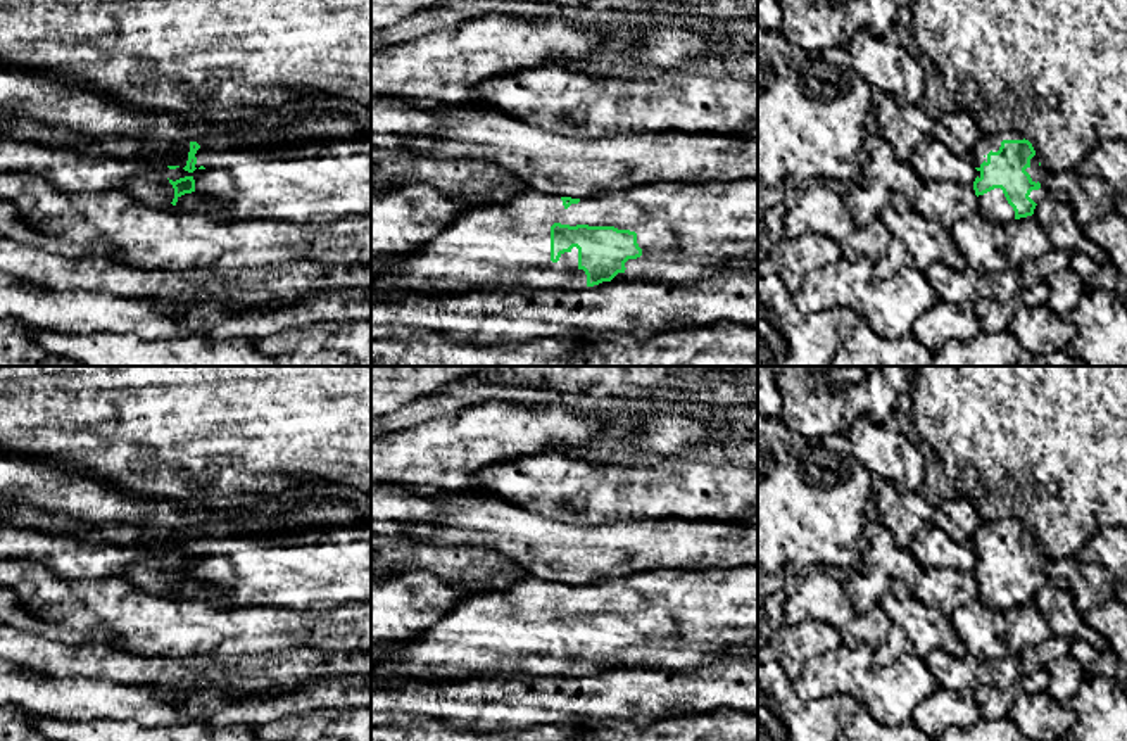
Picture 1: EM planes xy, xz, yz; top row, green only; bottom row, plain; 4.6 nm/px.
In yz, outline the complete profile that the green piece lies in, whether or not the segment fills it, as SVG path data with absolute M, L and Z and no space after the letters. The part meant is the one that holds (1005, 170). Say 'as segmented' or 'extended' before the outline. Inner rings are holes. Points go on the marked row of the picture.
extended | M1017 131L982 133L972 149L972 162L979 212L985 219L1008 223L1032 216L1036 206L1049 197L1048 173L1032 143Z

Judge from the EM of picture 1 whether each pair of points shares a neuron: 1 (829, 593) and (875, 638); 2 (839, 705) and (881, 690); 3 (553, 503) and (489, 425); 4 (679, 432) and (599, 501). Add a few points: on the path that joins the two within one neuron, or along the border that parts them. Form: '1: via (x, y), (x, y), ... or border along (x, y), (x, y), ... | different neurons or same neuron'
1: via (837, 605), (863, 629) | same neuron
2: border along (834, 691), (851, 695), (860, 703) | different neurons
3: border along (546, 449), (491, 463), (478, 475) | different neurons
4: border along (679, 456), (632, 462) | different neurons

